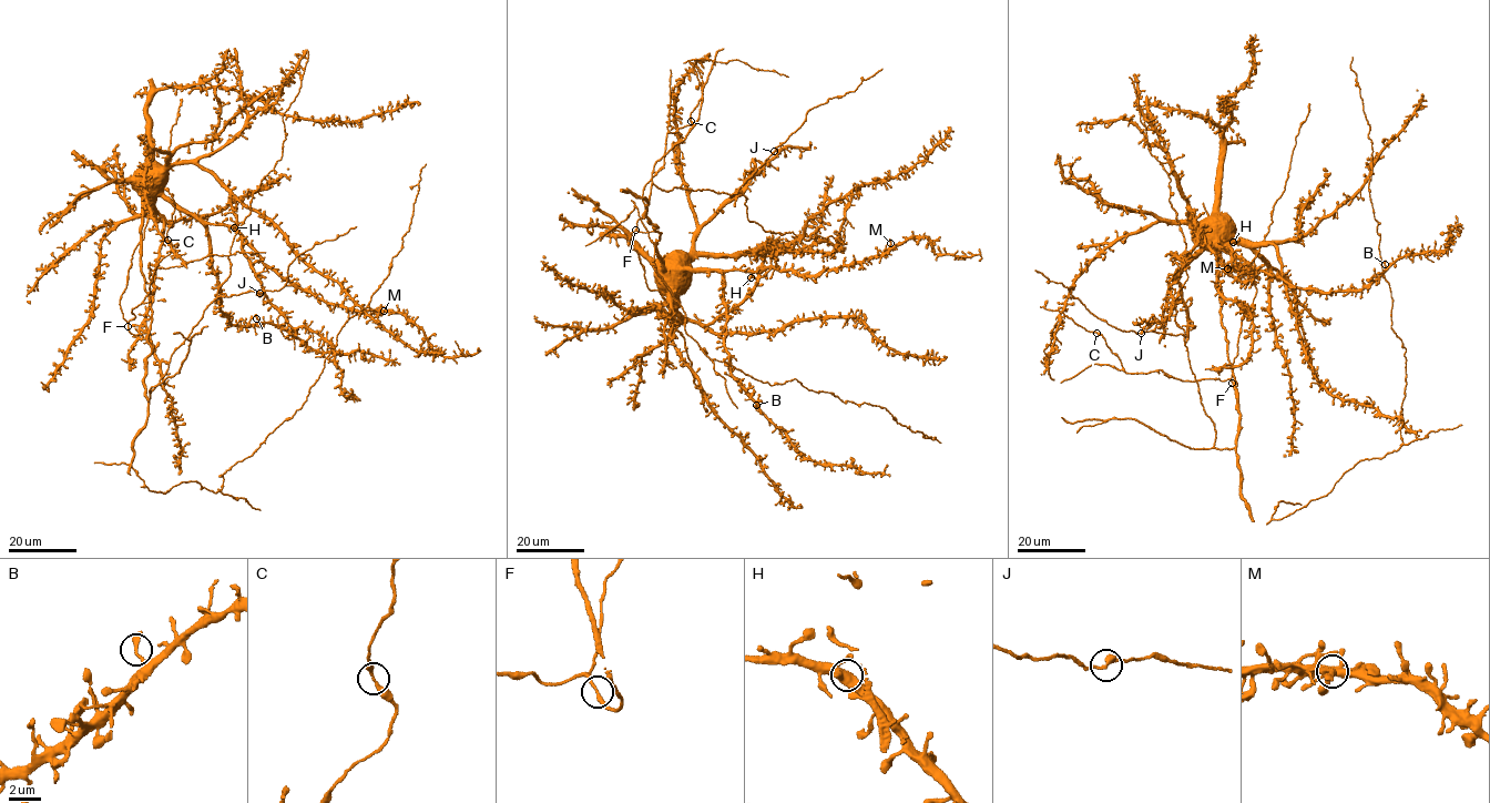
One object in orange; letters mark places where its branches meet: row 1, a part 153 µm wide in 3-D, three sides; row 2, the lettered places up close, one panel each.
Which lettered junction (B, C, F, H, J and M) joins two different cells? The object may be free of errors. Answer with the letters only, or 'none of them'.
none of them

